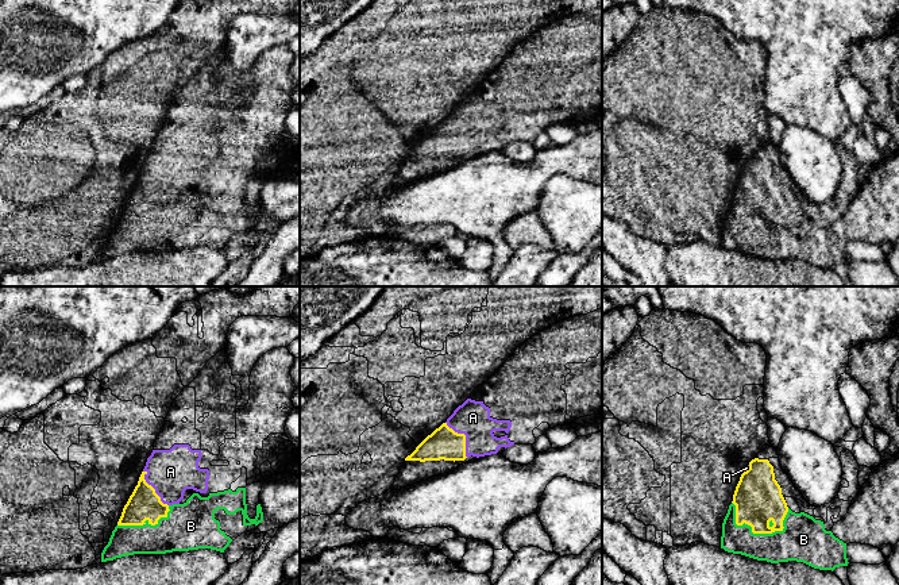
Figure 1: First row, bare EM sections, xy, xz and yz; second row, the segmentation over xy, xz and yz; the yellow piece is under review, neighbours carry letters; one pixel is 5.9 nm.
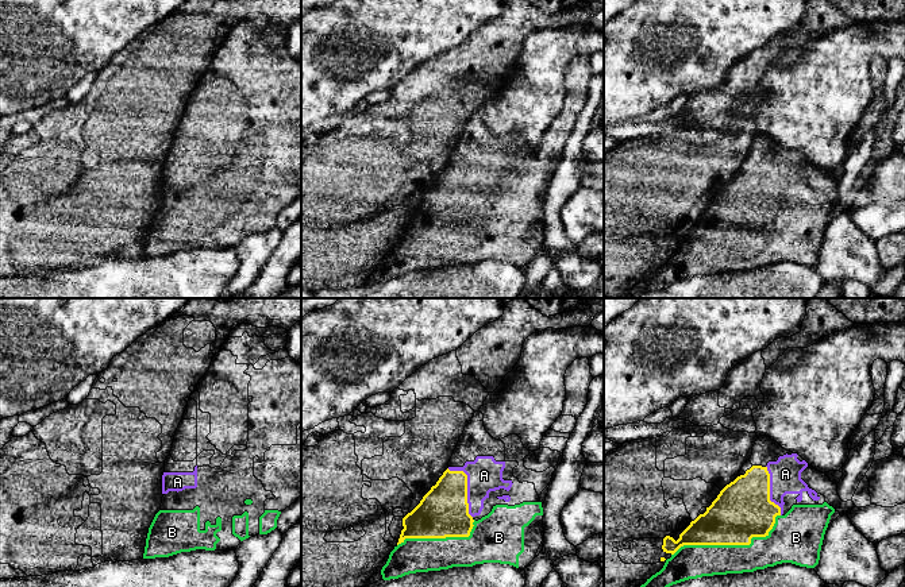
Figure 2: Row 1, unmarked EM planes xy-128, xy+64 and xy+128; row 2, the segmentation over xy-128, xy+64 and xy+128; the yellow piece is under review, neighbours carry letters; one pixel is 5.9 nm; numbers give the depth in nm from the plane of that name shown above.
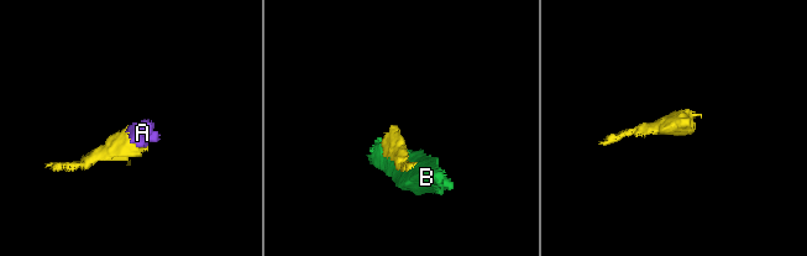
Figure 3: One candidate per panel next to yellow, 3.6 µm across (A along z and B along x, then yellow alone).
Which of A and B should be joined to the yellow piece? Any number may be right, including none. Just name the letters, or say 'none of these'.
A, B

